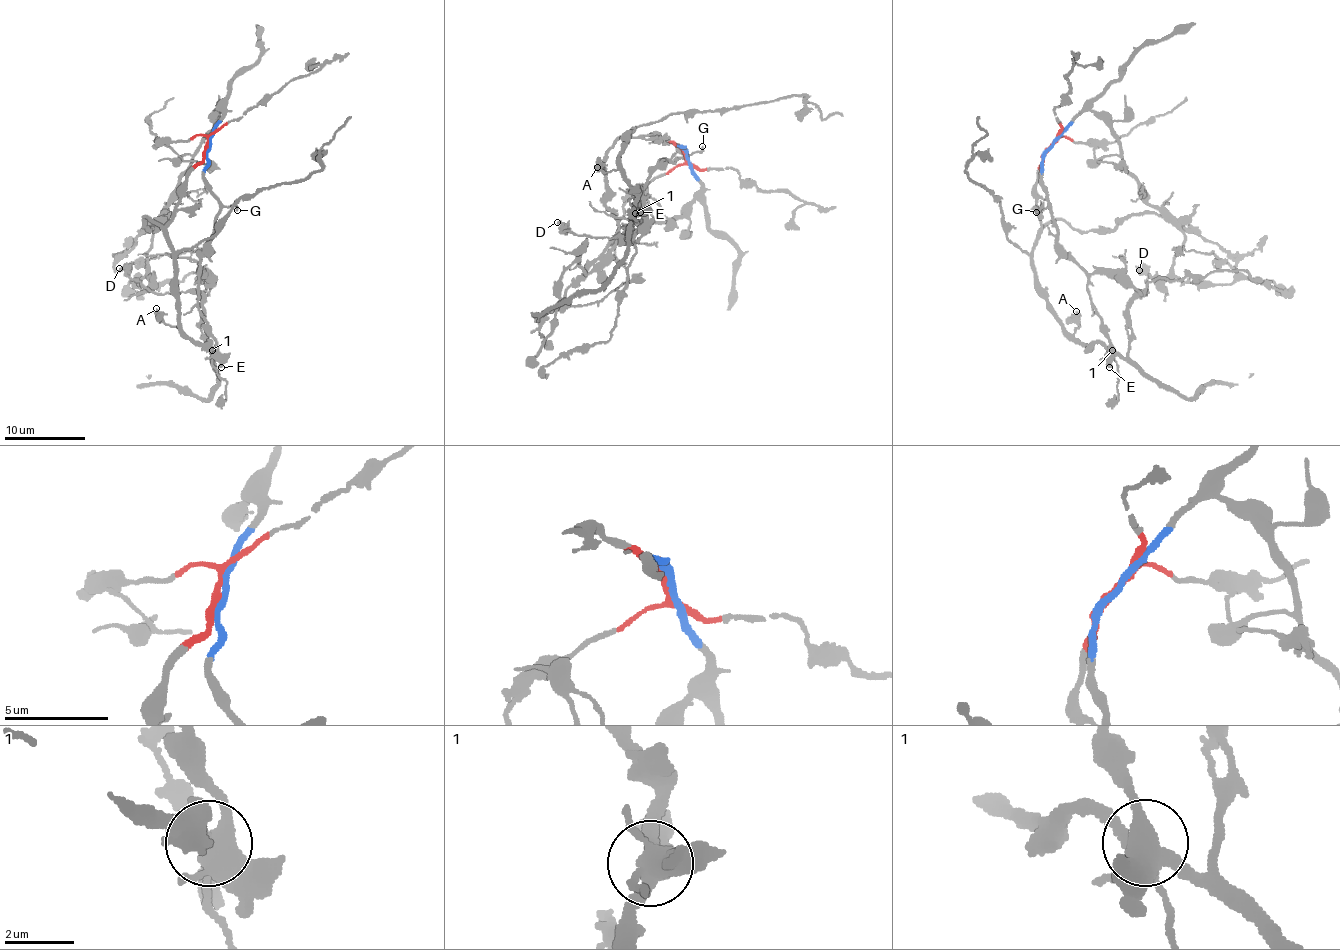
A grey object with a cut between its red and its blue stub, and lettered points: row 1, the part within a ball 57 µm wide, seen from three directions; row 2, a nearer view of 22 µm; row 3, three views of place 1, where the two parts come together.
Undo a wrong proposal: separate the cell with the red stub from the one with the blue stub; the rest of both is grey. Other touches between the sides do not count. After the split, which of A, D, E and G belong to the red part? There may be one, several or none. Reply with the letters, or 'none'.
A, D

